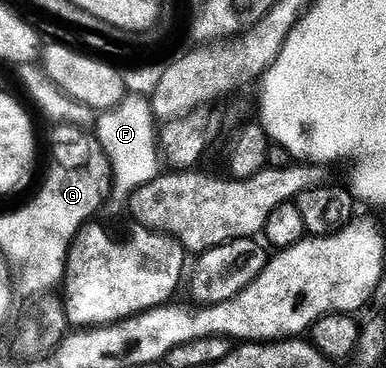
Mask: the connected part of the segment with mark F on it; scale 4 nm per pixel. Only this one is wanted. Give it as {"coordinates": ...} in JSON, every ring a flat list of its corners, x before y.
{"coordinates":[[128,93,121,102,110,108,109,111,101,112,99,121,94,128,94,134,101,143,105,155,109,157,111,169,110,194,112,199,107,198,103,202,102,215,108,219,114,219,125,214,126,204,138,189,150,184,161,174,162,159,158,146,158,133,154,131,156,120,153,113,153,104,146,96]]}

